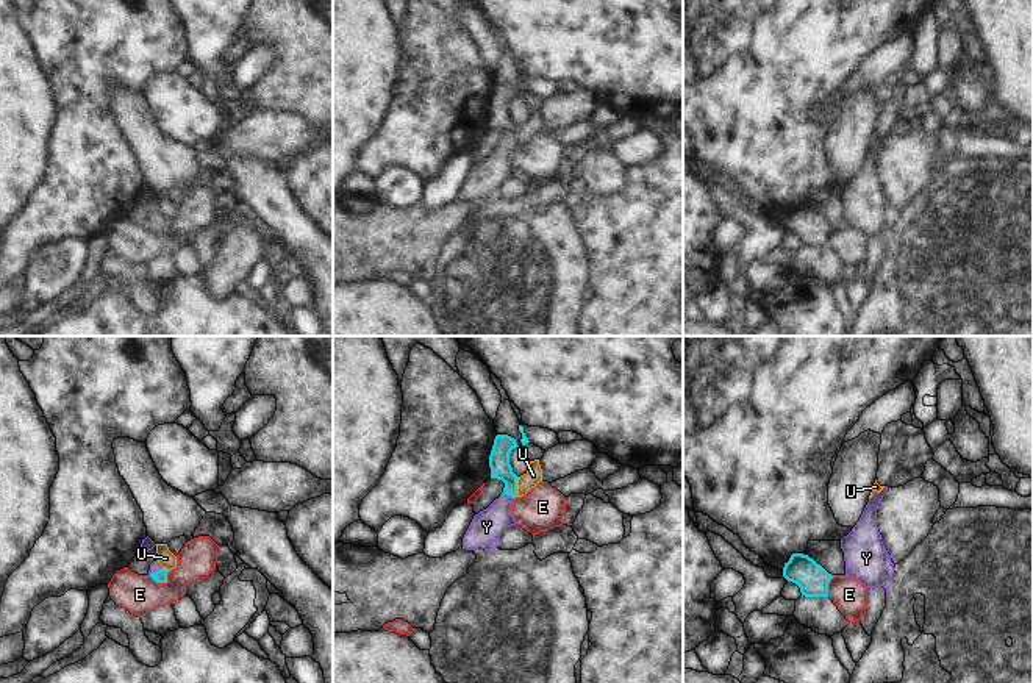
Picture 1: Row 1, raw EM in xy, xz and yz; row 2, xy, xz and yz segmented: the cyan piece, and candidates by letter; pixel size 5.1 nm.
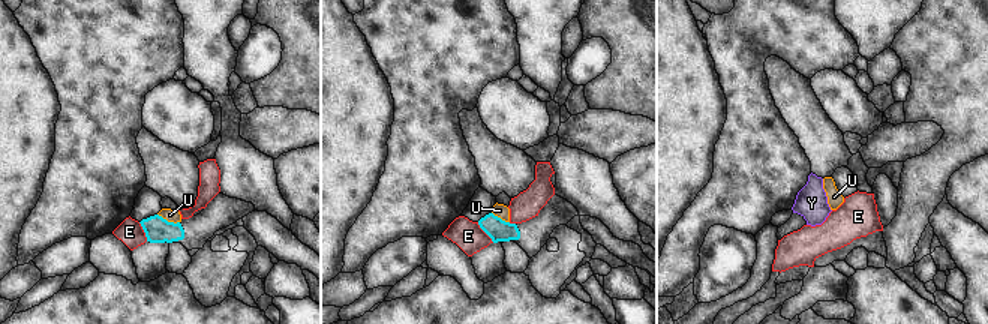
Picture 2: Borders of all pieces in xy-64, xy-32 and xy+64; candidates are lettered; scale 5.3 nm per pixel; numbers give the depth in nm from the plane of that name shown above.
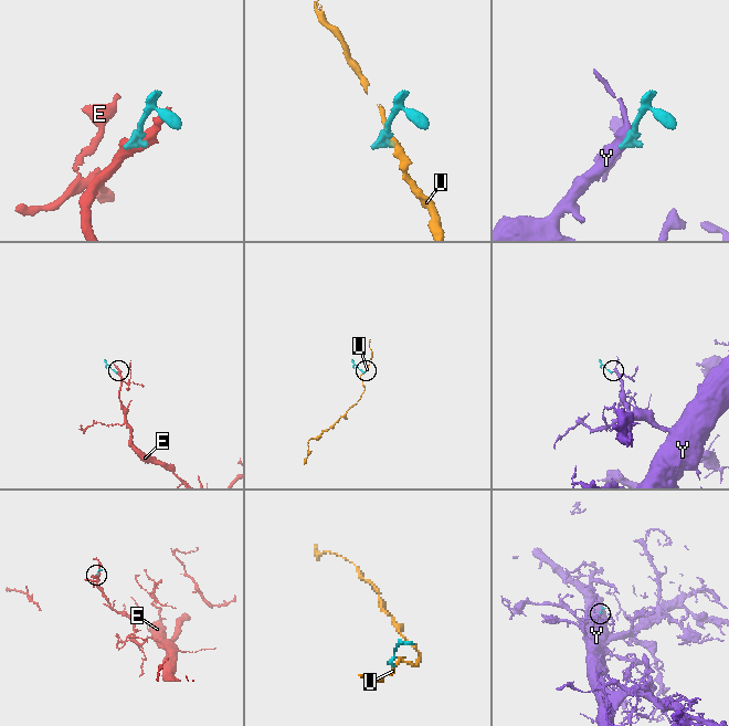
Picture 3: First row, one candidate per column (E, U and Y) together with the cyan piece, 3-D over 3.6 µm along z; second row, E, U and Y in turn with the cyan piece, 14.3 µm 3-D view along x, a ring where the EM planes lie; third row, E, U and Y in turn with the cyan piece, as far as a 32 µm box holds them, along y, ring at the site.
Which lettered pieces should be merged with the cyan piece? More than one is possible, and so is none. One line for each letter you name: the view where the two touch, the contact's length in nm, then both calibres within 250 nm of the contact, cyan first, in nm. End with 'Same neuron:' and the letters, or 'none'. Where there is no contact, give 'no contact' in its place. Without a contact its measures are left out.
Y: xz | 70 nm | 110/160 nm
Same neuron: Y

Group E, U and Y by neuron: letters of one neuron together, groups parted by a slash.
E / U / Y

